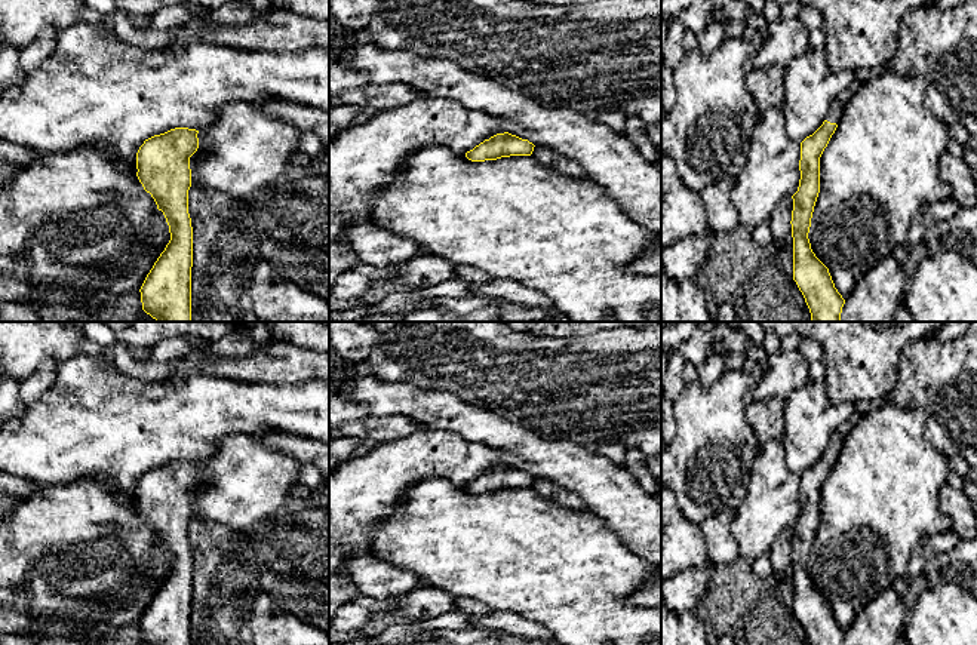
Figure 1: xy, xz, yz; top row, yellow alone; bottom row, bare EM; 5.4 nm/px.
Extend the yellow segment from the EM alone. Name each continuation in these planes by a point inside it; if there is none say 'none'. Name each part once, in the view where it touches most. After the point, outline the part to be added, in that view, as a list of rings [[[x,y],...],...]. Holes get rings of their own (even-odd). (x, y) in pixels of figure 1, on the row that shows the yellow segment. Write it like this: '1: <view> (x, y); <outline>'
1: yz (838, 106); [[[855,80],[847,89],[841,90],[841,93],[835,98],[835,101],[829,108],[829,113],[826,116],[827,122],[836,123],[836,125],[839,123],[848,101],[851,99],[854,92],[860,87],[860,85],[861,82]]]

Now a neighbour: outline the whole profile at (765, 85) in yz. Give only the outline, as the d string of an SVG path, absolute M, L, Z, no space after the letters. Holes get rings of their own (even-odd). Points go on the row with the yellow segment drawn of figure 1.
M769 65L746 73L749 89L758 111L762 114L769 108L783 105L783 67Z

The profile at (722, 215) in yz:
M718 181L700 191L709 215L709 231L728 233L740 225L737 209L731 200L732 188L734 181Z

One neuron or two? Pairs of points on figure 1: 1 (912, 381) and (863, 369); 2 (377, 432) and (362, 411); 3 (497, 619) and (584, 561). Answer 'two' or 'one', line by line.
1: two
2: two
3: two

